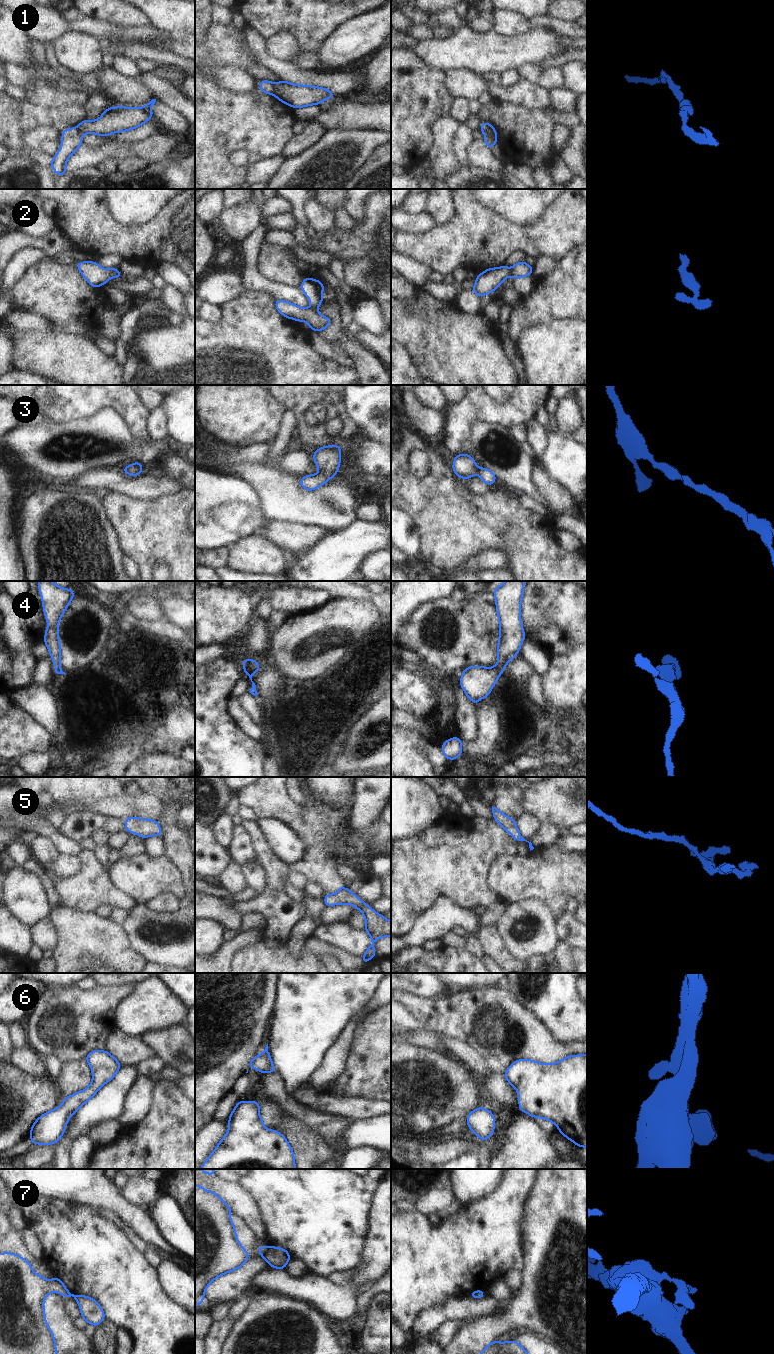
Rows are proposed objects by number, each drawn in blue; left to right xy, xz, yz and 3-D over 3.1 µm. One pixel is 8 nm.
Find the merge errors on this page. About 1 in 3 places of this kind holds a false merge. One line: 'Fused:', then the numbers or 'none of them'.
Fused: 1, 2, 7

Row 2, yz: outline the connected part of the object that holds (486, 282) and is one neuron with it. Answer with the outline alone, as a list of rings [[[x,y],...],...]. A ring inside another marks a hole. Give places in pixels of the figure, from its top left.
[[[504,265],[499,268],[489,268],[478,274],[475,286],[471,291],[481,297],[491,294],[507,276],[511,276],[511,269]]]

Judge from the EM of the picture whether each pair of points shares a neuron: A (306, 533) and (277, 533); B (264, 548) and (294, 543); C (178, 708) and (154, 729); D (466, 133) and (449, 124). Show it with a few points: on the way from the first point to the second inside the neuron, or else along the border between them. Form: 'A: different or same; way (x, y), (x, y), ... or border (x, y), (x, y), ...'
A: same; way (299, 533), (284, 533)
B: different; border (258, 534), (269, 538), (285, 550)
C: different; border (161, 713), (161, 730), (164, 733)
D: different; border (460, 124), (451, 138), (450, 151)

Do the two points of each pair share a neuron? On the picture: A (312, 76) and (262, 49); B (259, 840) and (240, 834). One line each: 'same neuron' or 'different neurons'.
A: same neuron
B: different neurons

